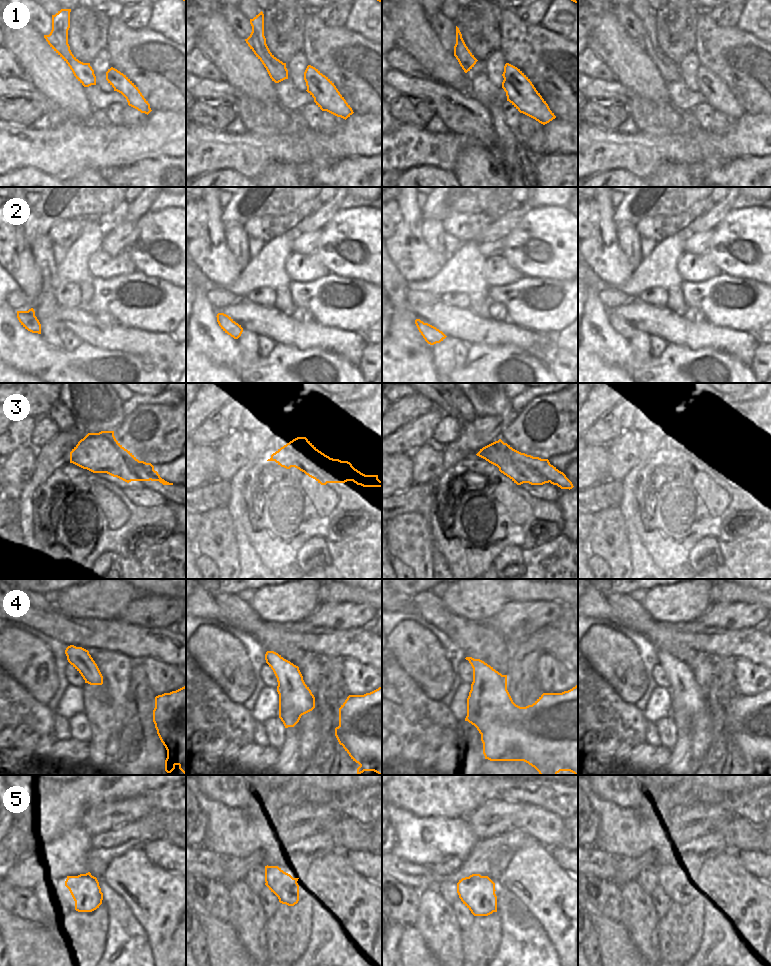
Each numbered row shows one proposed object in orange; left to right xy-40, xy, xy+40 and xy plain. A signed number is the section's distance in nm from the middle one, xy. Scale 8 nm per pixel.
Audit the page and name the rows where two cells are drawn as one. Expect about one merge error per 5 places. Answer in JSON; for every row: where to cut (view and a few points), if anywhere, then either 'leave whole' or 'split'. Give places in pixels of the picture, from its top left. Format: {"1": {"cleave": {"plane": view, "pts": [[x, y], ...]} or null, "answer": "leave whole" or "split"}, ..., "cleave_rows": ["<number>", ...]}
{"1": {"cleave": null, "answer": "leave whole"}, "2": {"cleave": null, "answer": "leave whole"}, "3": {"cleave": {"plane": "xy+40", "pts": [[498, 467], [509, 463], [523, 463], [539, 472], [549, 481]]}, "answer": "split"}, "4": {"cleave": null, "answer": "leave whole"}, "5": {"cleave": null, "answer": "leave whole"}, "cleave_rows": ["3"]}

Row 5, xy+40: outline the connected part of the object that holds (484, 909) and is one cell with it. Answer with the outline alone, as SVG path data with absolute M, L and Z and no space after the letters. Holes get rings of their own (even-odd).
M472 874L457 883L457 893L474 916L488 916L497 912L495 883L488 876Z

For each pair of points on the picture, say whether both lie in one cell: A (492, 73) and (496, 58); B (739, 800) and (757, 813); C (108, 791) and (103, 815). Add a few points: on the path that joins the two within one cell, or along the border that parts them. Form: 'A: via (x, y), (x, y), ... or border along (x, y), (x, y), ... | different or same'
A: via (493, 69), (495, 62) | same
B: via (743, 802), (753, 809) | same
C: border along (129, 797), (92, 805), (85, 812) | different

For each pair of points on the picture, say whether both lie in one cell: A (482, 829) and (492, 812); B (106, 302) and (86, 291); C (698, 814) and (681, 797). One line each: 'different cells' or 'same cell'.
A: same cell
B: different cells
C: different cells

